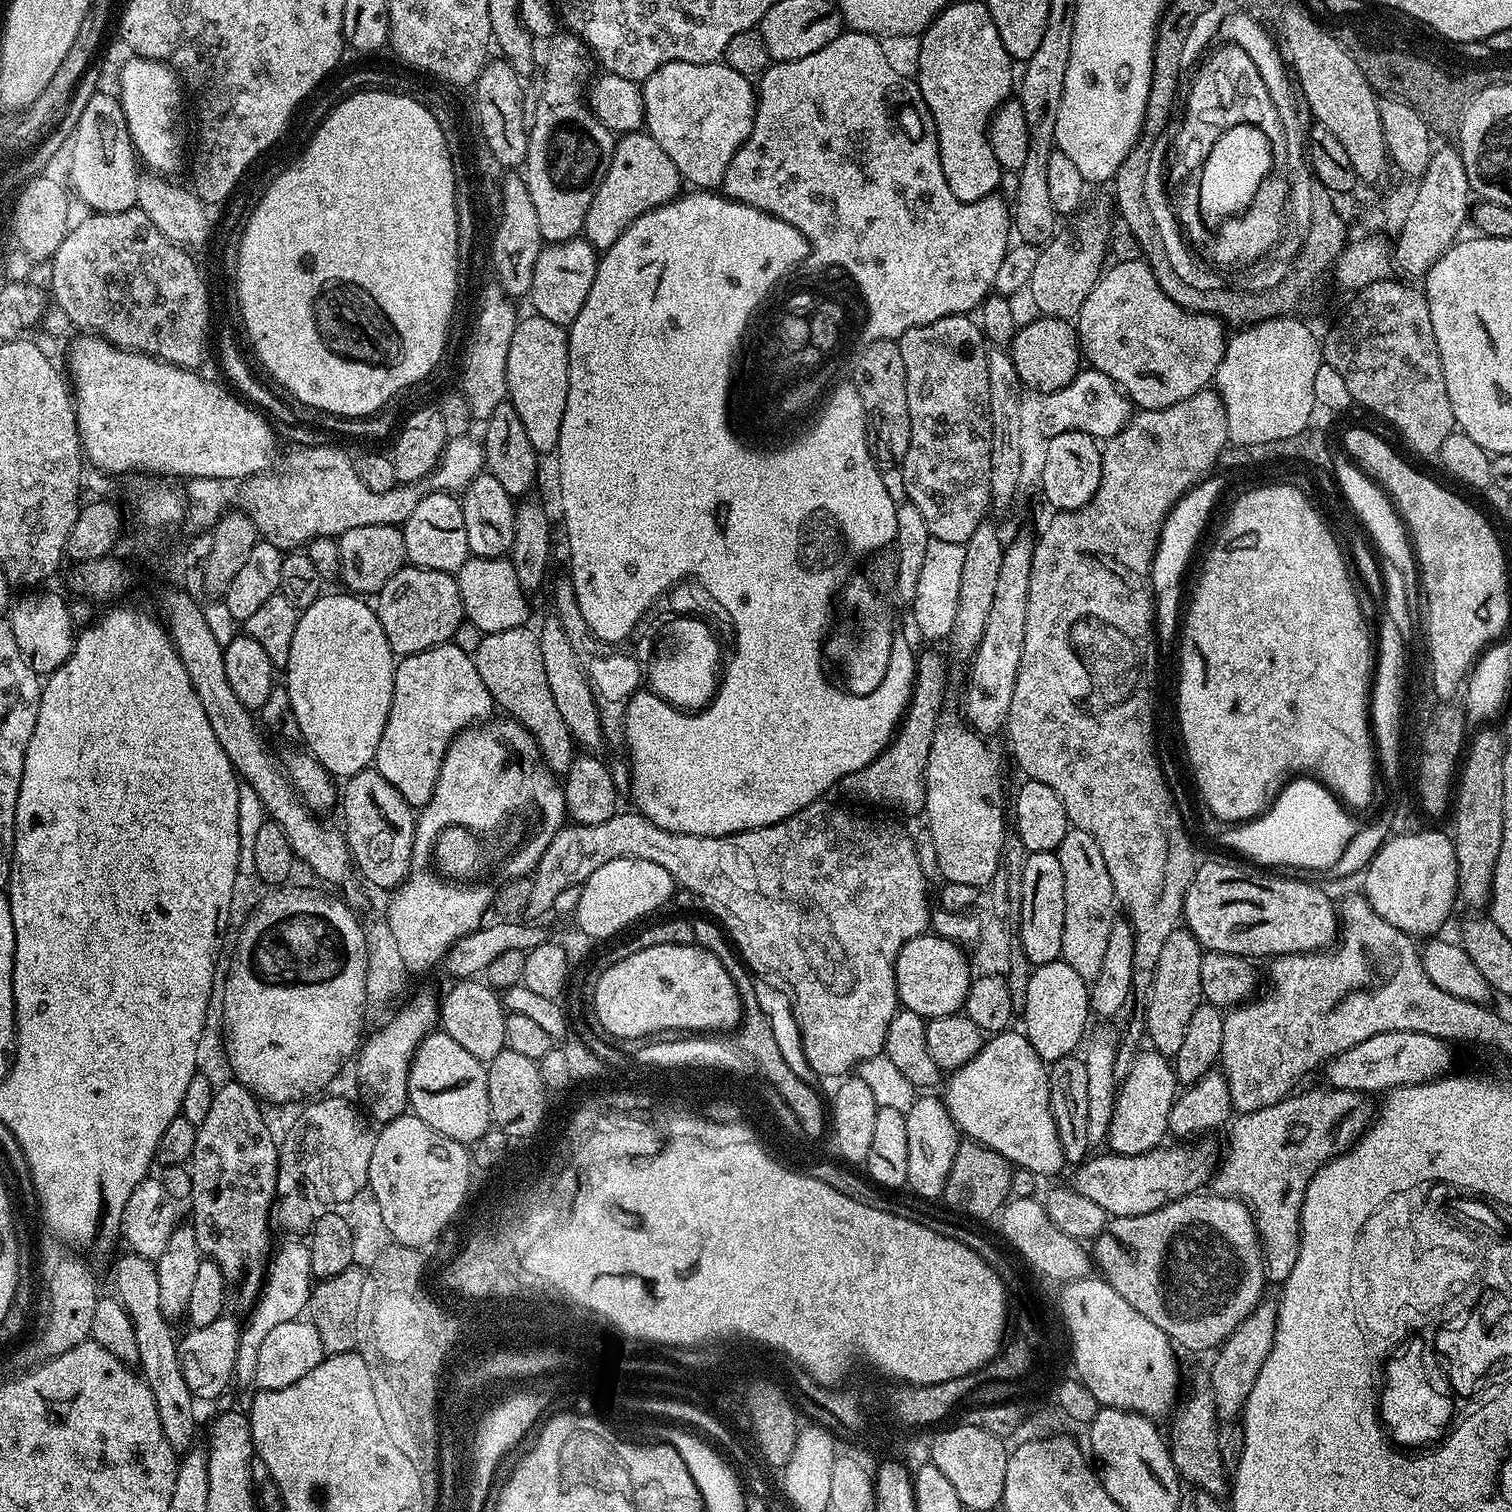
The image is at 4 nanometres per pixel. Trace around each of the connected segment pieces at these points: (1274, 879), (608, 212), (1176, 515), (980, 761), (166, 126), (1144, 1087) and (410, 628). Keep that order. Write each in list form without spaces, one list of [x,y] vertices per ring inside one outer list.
[[[1208,860],[1197,867],[1196,872],[1192,876],[1190,886],[1186,890],[1186,898],[1184,899],[1183,923],[1189,932],[1194,934],[1194,938],[1200,944],[1200,947],[1210,952],[1225,952],[1226,954],[1234,954],[1245,958],[1257,958],[1256,956],[1268,956],[1267,958],[1275,958],[1278,956],[1289,956],[1295,952],[1319,952],[1327,949],[1329,945],[1337,939],[1338,936],[1338,908],[1332,900],[1319,888],[1316,884],[1307,884],[1304,880],[1287,880],[1284,876],[1263,876],[1263,871],[1254,870],[1251,872],[1248,868],[1239,868],[1236,864],[1219,864],[1216,860]]]
[[[647,131],[623,133],[612,149],[610,170],[606,170],[606,178],[602,178],[594,202],[590,202],[583,235],[595,249],[609,248],[642,214],[677,199],[682,192],[680,184],[682,177],[674,162]]]
[[[1216,474],[1209,475],[1200,483],[1193,486],[1175,506],[1168,511],[1166,522],[1162,526],[1160,541],[1156,547],[1156,553],[1152,559],[1152,595],[1154,597],[1154,631],[1157,645],[1161,649],[1175,649],[1178,644],[1178,637],[1182,627],[1182,617],[1186,611],[1186,588],[1184,592],[1184,575],[1188,572],[1188,563],[1192,560],[1192,551],[1196,548],[1196,543],[1200,540],[1200,535],[1204,532],[1204,527],[1208,524],[1208,519],[1212,516],[1212,511],[1216,508],[1216,503],[1220,500],[1220,495],[1224,492],[1224,484],[1216,477]]]
[[[941,719],[934,730],[934,742],[930,742],[930,758],[924,775],[926,794],[922,812],[928,815],[936,864],[947,883],[977,890],[988,886],[999,868],[1006,829],[1004,780],[988,743],[963,719]]]
[[[132,56],[120,67],[118,99],[132,145],[136,147],[139,163],[149,173],[170,174],[184,156],[184,140],[180,137],[180,111],[184,108],[186,92],[182,81],[167,64],[160,60],[145,60]]]
[[[1155,1050],[1141,1051],[1130,1066],[1130,1074],[1119,1083],[1114,1118],[1110,1122],[1107,1147],[1117,1156],[1138,1156],[1161,1147],[1169,1135],[1168,1119],[1178,1095],[1173,1061]]]
[[[415,566],[400,567],[381,586],[374,607],[378,622],[382,622],[386,642],[390,642],[390,650],[396,658],[449,643],[459,624],[466,619],[455,575]]]

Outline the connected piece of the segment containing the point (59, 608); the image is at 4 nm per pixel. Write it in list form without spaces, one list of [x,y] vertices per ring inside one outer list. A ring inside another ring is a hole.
[[[40,590],[33,591],[34,594],[24,595],[17,603],[11,605],[8,621],[11,628],[14,630],[15,641],[24,652],[32,668],[37,674],[42,676],[51,675],[51,673],[64,664],[66,658],[72,653],[72,648],[75,644],[76,632],[72,619],[69,616],[67,599],[63,599],[60,595],[54,592],[40,593]]]

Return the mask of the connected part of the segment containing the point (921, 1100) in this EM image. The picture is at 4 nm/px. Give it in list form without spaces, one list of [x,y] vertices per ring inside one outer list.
[[[936,1094],[917,1095],[914,1106],[906,1114],[906,1174],[907,1187],[913,1188],[924,1200],[939,1201],[944,1194],[950,1166],[962,1136],[950,1118],[943,1099]]]

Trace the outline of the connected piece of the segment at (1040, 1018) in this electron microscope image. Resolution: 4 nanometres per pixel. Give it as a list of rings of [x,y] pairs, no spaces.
[[[1063,958],[1049,964],[1035,965],[1031,969],[1029,985],[1022,993],[1022,1000],[1025,1024],[1023,1027],[1026,1029],[1028,1041],[1034,1046],[1041,1060],[1051,1062],[1063,1056],[1071,1056],[1081,1047],[1090,1028],[1090,984]]]

